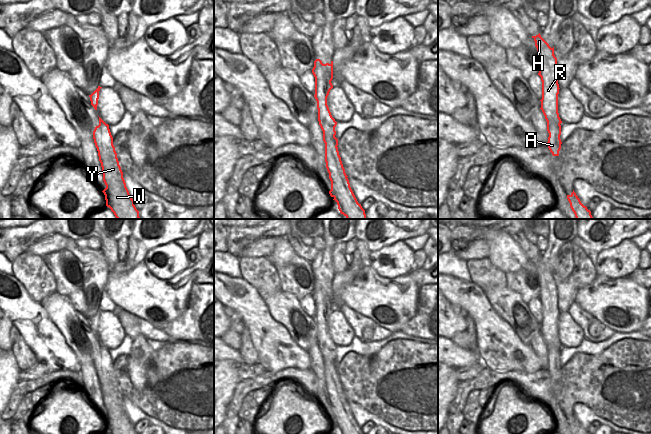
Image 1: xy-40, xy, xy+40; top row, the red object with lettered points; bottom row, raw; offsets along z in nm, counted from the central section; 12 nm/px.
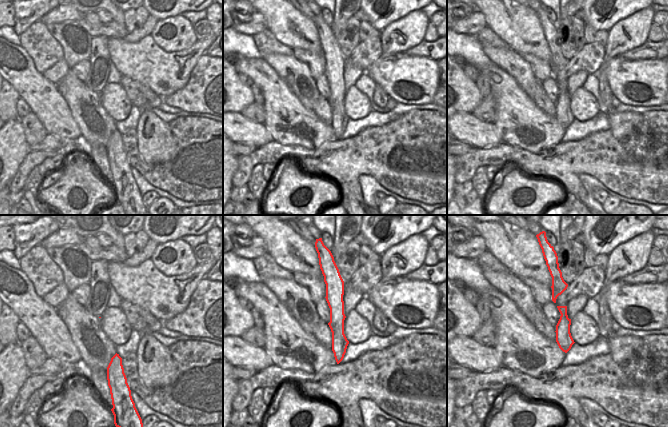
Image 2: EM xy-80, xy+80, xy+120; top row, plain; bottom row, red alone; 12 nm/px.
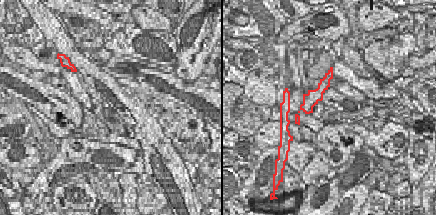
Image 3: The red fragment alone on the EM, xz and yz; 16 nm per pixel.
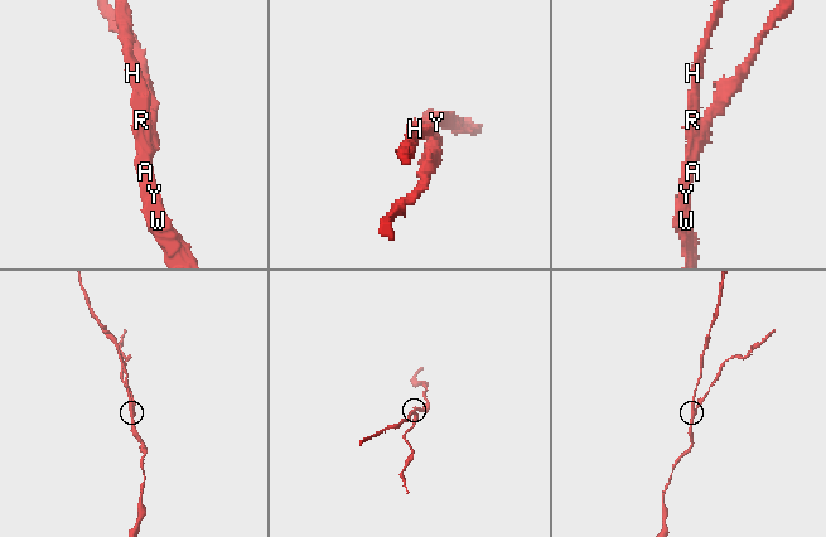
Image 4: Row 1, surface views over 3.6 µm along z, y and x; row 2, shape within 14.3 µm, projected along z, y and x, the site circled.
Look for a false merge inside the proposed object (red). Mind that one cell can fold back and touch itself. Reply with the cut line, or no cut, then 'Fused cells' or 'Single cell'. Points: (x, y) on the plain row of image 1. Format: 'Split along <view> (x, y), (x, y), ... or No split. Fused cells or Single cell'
Split along xy+40 (543, 336), (552, 336), (559, 348). Fused cells

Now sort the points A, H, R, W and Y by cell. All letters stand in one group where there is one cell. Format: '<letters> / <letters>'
A W Y / H R

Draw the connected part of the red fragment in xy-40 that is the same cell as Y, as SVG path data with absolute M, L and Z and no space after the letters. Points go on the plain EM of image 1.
M100 341L99 349L93 355L93 363L106 409L102 415L105 419L106 430L111 434L137 434L123 402L109 349Z

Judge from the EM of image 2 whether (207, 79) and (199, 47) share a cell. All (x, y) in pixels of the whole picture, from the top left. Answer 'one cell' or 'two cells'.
two cells

